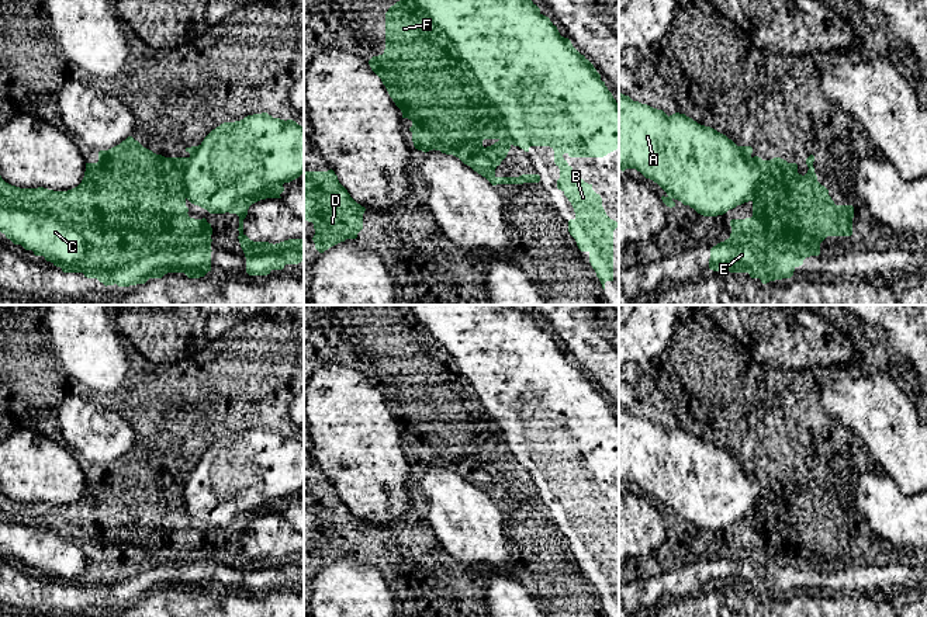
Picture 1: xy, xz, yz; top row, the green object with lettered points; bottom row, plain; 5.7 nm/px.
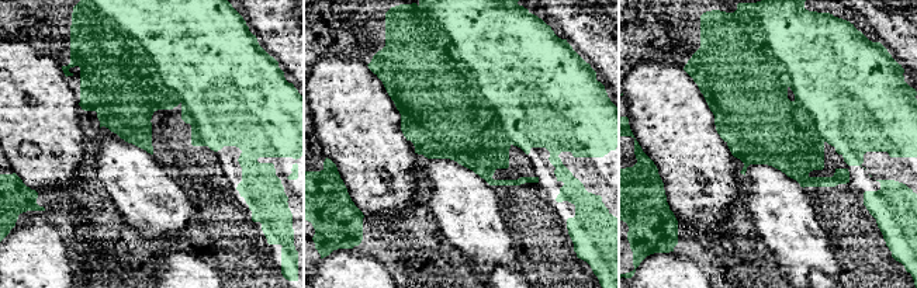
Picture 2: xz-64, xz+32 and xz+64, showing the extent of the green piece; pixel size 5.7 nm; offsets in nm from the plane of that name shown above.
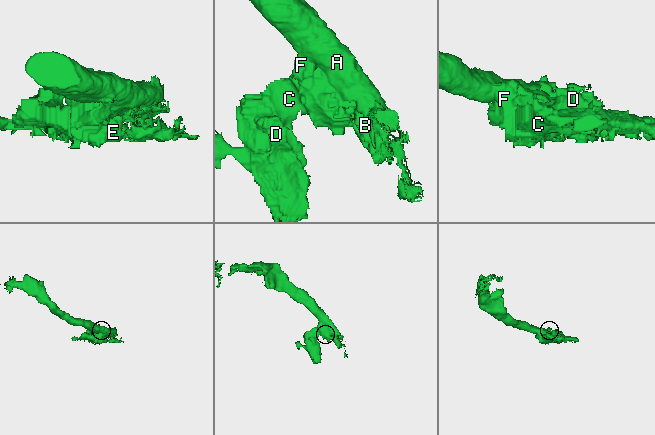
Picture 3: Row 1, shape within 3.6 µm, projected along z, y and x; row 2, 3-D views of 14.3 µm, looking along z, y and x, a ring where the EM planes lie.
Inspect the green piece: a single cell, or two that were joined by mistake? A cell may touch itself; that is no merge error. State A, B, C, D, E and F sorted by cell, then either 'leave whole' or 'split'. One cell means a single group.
groups A B / C D E F; split

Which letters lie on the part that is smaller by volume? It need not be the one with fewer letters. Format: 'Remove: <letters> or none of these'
Remove: C, D, E, F

